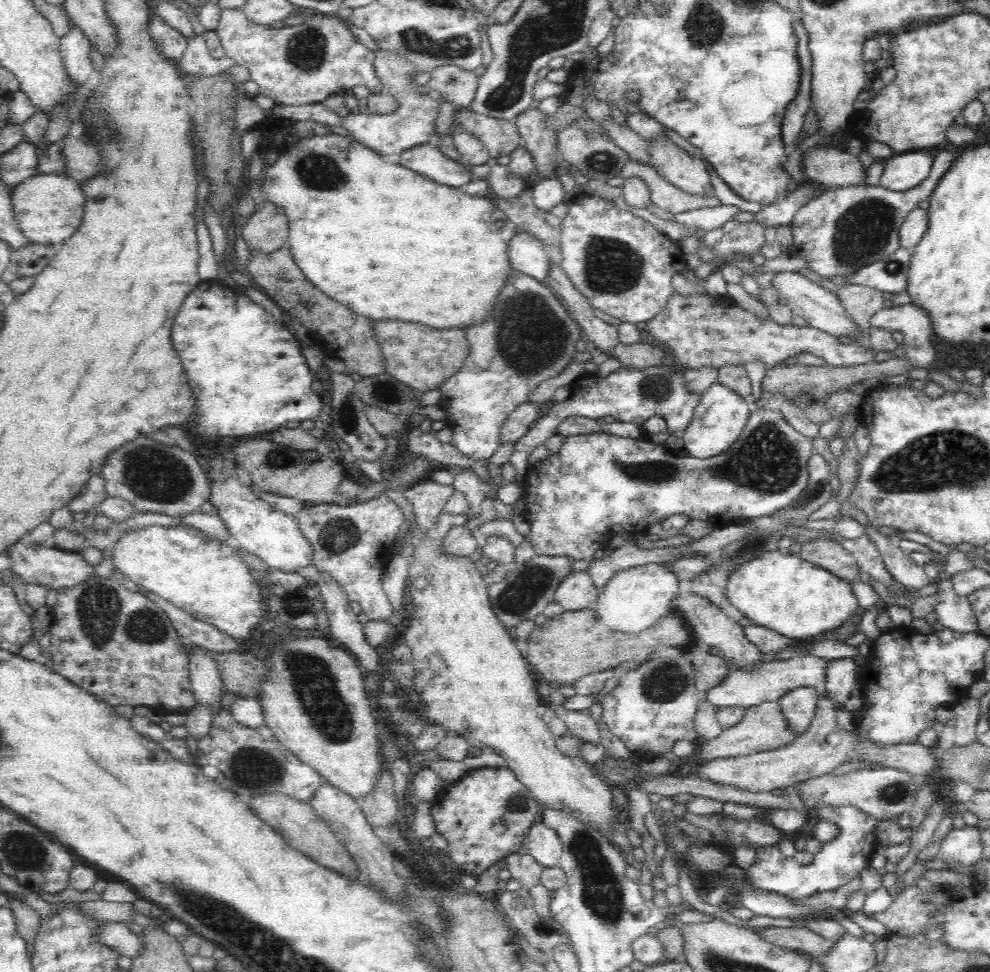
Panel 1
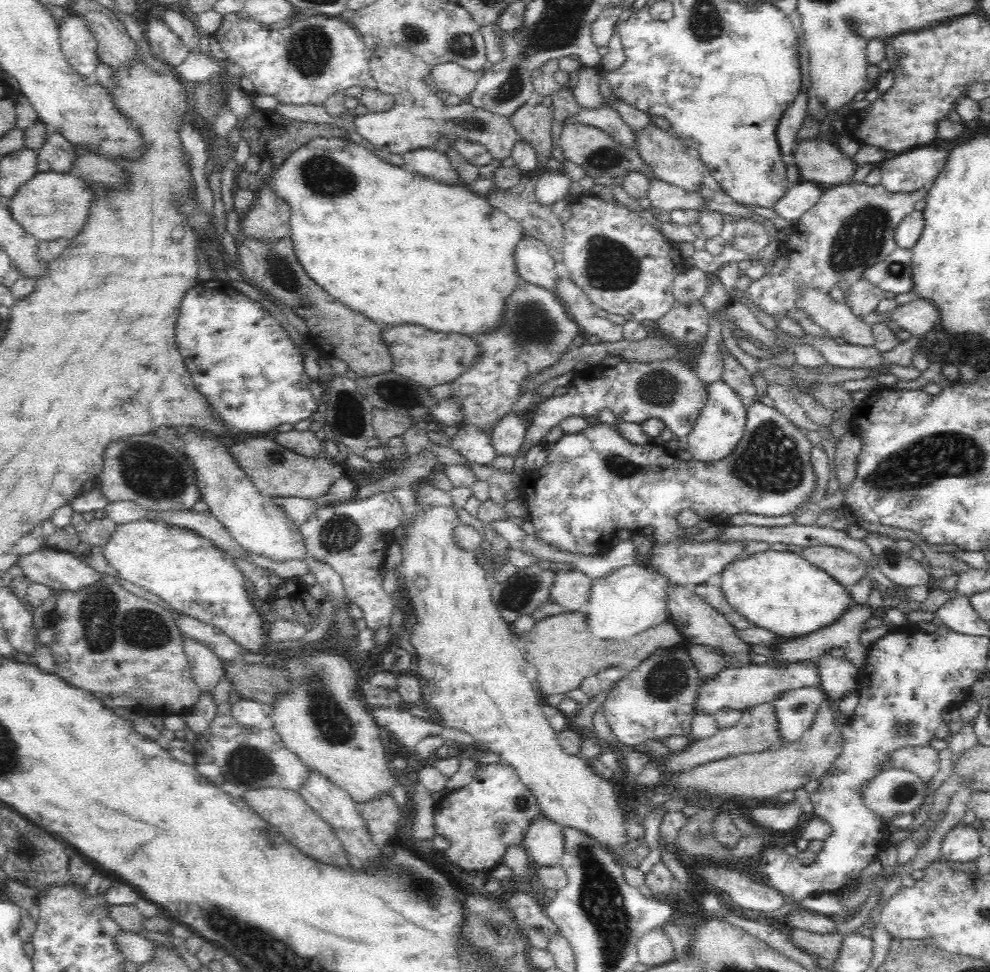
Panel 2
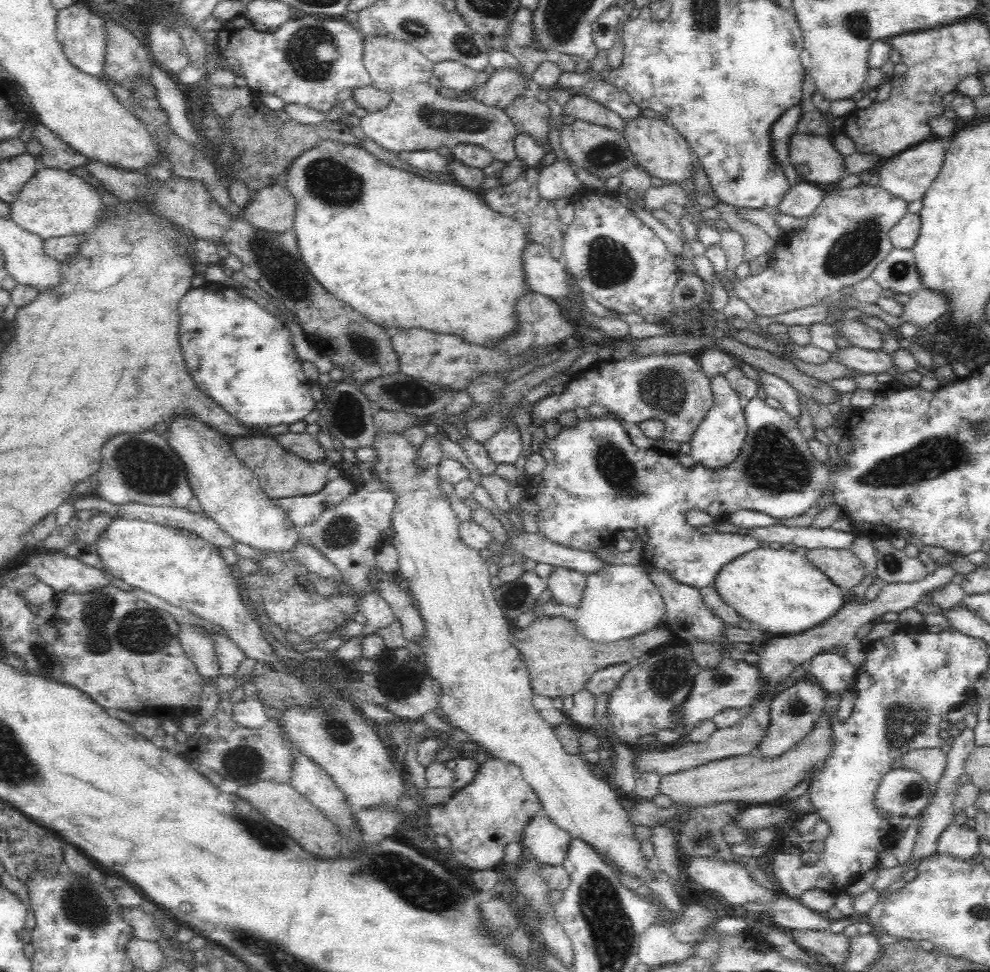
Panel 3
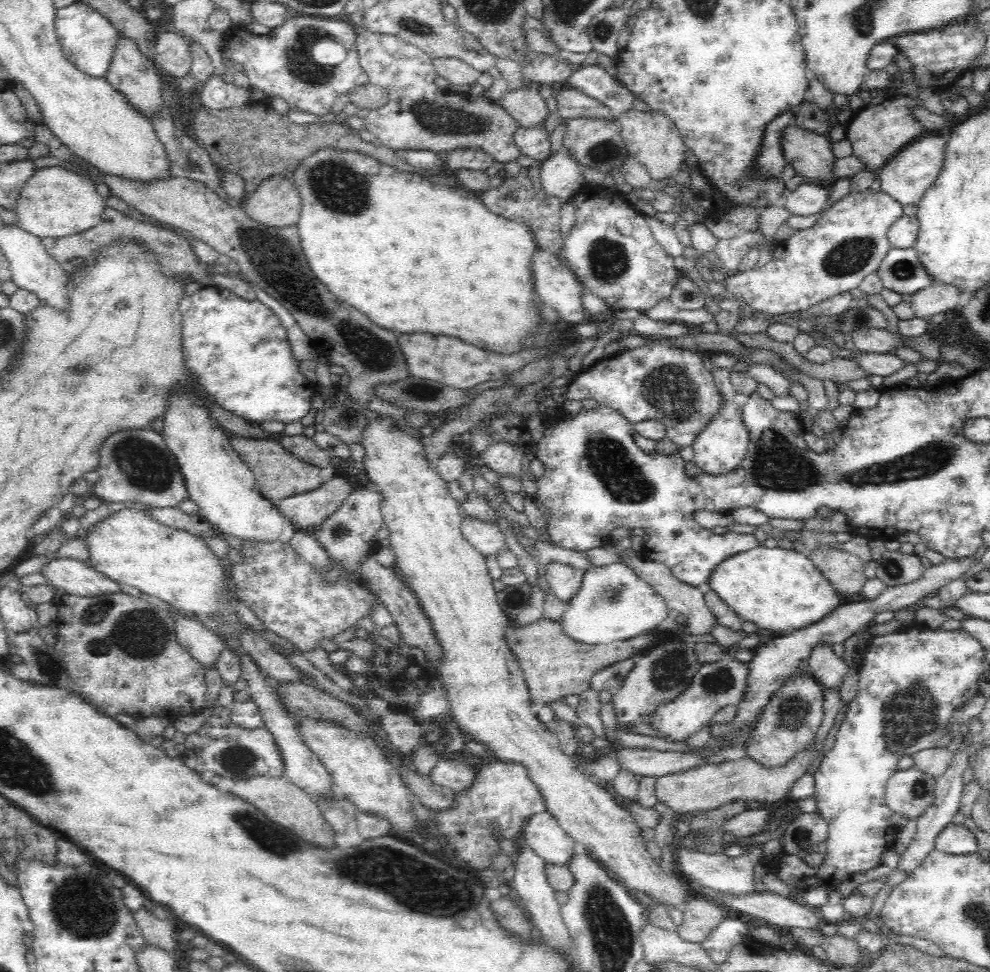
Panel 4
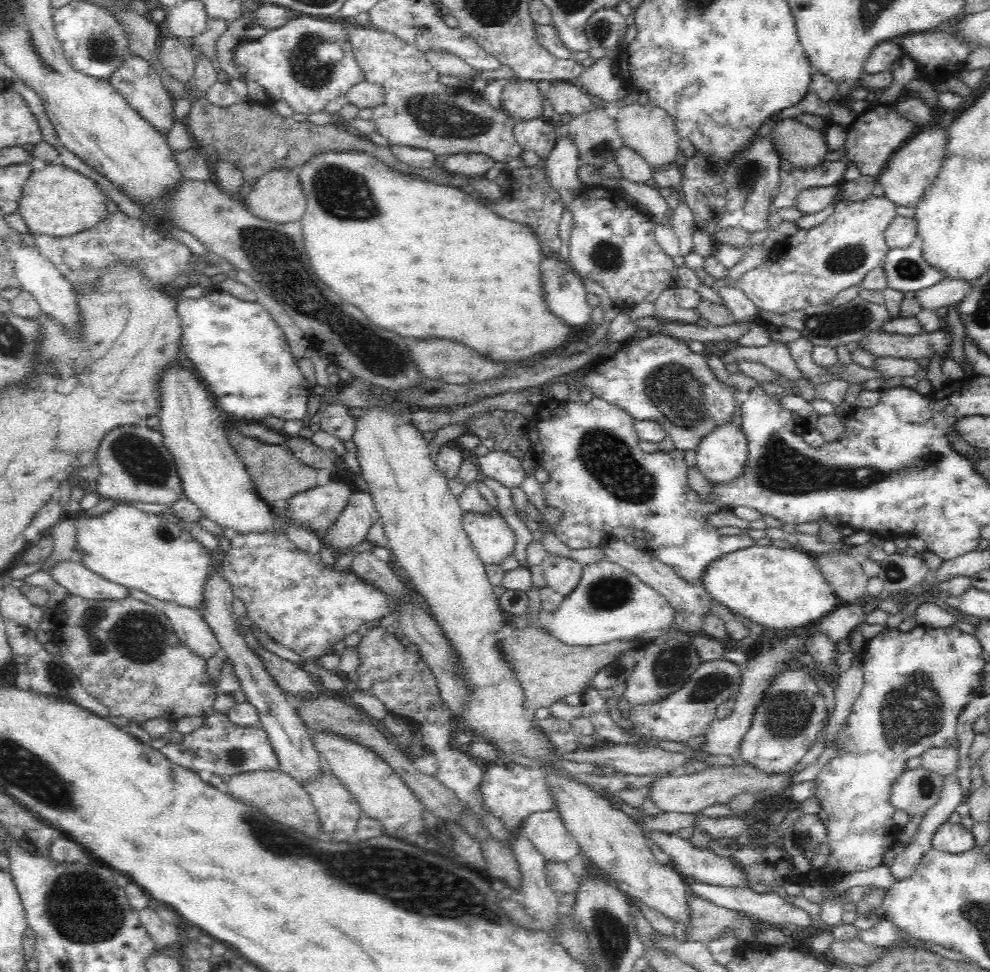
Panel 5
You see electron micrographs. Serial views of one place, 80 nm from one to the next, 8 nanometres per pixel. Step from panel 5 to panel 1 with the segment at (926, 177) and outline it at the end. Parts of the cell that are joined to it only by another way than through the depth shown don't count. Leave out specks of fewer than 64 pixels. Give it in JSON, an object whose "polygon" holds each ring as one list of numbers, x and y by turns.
{"polygon":[[922,150,894,154,884,160,884,169,878,185,899,193,913,189,928,176,932,158,934,156,925,154]]}

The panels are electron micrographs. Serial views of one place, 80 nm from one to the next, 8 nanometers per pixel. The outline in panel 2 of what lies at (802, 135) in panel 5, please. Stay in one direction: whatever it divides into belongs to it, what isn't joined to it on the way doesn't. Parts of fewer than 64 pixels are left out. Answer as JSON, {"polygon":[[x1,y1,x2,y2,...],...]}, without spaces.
{"polygon":[[815,138,802,141,794,150,792,158,801,181,830,187,854,182,858,162,842,153,841,147]]}

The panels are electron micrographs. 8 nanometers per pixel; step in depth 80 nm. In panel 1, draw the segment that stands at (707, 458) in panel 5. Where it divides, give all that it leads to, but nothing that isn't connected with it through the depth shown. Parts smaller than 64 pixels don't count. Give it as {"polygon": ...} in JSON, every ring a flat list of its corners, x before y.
{"polygon":[[718,382,711,384,700,396,690,422,682,432,683,448,693,458,709,458,714,454,720,454,732,446,735,440,738,440,748,419,747,404,736,392]]}

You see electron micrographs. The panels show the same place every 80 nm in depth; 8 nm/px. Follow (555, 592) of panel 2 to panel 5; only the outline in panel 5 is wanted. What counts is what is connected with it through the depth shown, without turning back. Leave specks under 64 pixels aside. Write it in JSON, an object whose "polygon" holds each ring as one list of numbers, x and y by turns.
{"polygon":[[548,554,541,565,547,586,563,597,574,592,583,575,583,565,569,557]]}

